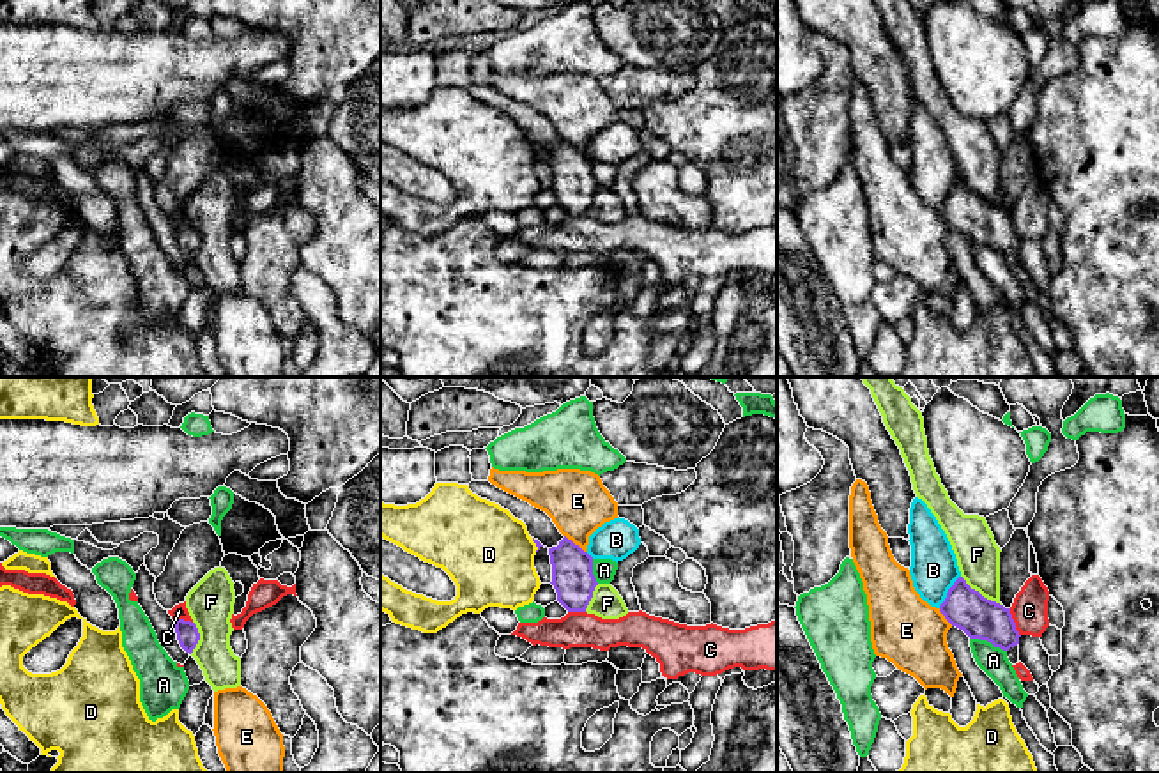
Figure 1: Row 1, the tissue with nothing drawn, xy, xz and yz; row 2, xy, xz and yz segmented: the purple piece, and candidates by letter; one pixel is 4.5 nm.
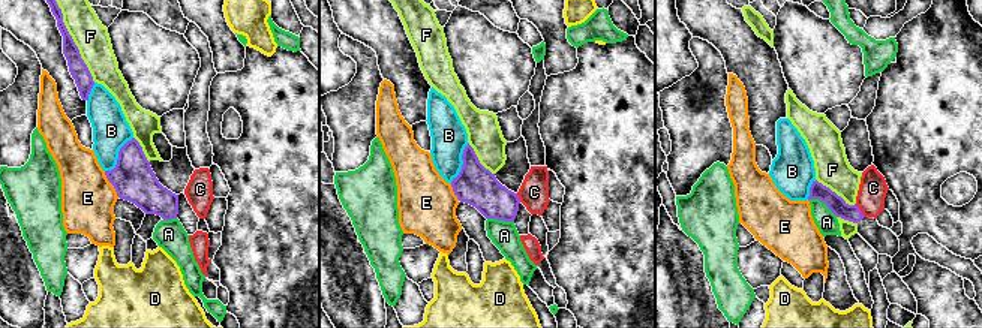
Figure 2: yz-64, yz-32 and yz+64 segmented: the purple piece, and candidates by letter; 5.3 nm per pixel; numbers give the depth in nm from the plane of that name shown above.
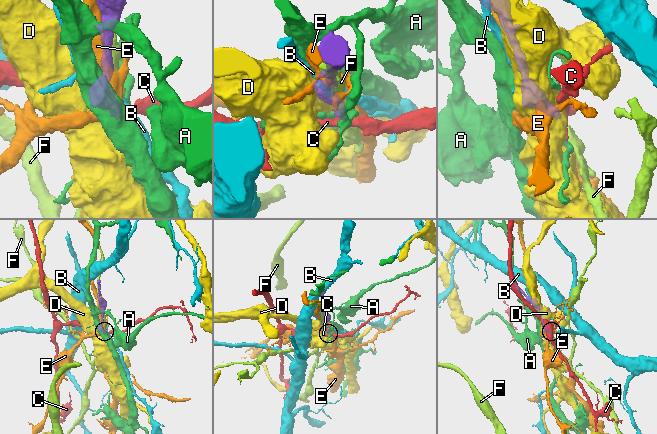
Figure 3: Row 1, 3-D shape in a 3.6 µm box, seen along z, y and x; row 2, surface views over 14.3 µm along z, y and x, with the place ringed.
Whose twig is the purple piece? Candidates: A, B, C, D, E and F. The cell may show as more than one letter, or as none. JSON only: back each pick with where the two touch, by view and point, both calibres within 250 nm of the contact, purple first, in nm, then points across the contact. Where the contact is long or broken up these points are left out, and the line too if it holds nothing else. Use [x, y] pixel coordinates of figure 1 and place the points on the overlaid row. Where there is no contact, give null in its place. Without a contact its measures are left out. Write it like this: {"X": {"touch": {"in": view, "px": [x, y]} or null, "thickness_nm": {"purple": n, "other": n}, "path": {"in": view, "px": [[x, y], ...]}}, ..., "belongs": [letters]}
{"belongs": []}

